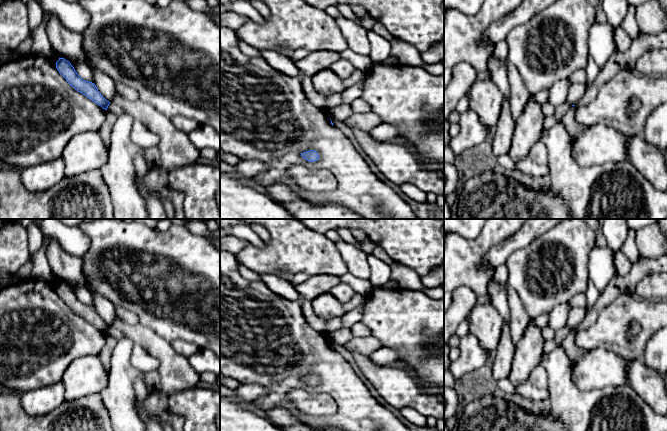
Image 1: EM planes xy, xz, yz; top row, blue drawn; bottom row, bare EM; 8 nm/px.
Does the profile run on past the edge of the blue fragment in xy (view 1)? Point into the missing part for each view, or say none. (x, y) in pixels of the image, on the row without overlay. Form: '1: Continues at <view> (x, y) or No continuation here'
1: No continuation here

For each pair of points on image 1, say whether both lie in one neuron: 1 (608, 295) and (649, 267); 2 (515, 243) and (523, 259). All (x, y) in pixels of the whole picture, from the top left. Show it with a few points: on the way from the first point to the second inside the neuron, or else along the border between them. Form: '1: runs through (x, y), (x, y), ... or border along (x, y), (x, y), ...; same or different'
1: runs through (618, 291), (639, 271); same
2: border along (538, 236), (527, 245), (516, 250), (504, 262); different

